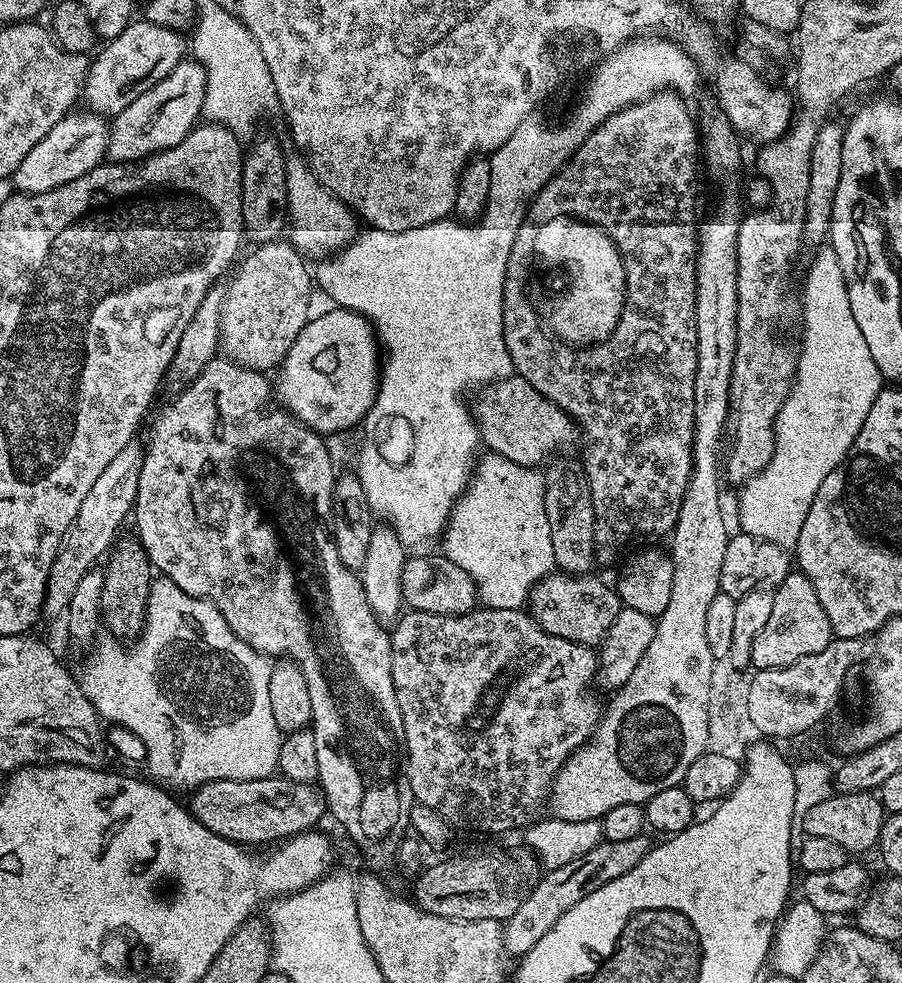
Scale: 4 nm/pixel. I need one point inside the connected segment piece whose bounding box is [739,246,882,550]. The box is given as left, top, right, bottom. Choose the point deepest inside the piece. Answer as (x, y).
(836, 381)

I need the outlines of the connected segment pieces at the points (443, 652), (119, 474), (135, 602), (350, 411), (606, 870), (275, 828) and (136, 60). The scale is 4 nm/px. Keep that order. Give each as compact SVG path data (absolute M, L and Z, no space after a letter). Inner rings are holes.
M483 606L477 607L475 610L462 613L461 616L439 616L438 614L405 611L395 623L395 628L391 631L392 637L392 681L394 682L394 694L398 706L402 710L402 726L404 727L404 747L406 749L406 771L408 774L408 791L414 797L415 802L424 803L430 806L430 810L438 810L438 814L442 814L442 818L448 821L449 825L460 828L477 828L480 832L508 832L511 828L519 828L524 830L528 828L541 815L540 807L545 807L546 797L549 795L552 787L552 779L558 774L558 770L573 752L578 751L584 744L592 739L602 715L602 704L596 701L596 696L592 693L592 680L598 676L598 656L595 651L587 644L579 644L578 642L570 642L566 638L558 638L554 634L550 634L546 630L542 630L542 626L538 626L538 622L533 620L527 611L521 609L490 609Z
M133 440L128 443L110 462L110 466L102 470L101 477L86 494L86 499L78 510L74 524L68 529L65 543L61 545L47 578L47 594L44 596L43 607L47 615L48 613L61 615L67 611L76 586L85 574L95 567L94 562L100 556L105 557L115 545L118 528L135 507L138 477L141 474L144 453L145 449L141 443L139 445L139 441Z
M121 539L119 543L111 549L110 555L107 557L108 568L103 569L104 573L104 589L102 590L100 614L102 617L103 627L109 628L111 635L121 642L135 641L136 637L144 630L144 619L146 618L146 610L148 609L148 595L152 589L152 581L154 579L154 569L148 562L148 555L143 546L140 545L139 539L132 540Z
M332 306L329 309L329 312L324 312L321 316L313 315L309 319L280 364L280 377L274 380L274 395L278 403L306 426L321 434L344 432L355 424L357 427L372 409L378 387L378 341L372 323L350 308Z
M641 834L627 842L598 843L578 859L552 871L545 871L532 887L526 902L522 902L514 915L503 921L505 953L513 958L526 955L538 942L538 938L542 938L542 934L546 934L546 930L550 930L550 926L554 926L554 922L558 922L558 918L570 910L570 906L582 902L586 894L594 894L598 886L606 886L606 882L614 882L614 878L622 878L622 874L634 870L634 866L638 866L638 862L642 862L648 853L650 841L646 837Z
M273 774L266 778L254 778L253 780L211 780L206 782L202 787L195 789L191 793L192 801L187 801L186 807L191 812L192 817L198 822L202 822L202 826L206 826L206 830L210 830L214 834L218 834L222 838L232 840L235 844L241 846L252 846L248 844L268 844L273 842L283 842L291 837L298 836L302 832L313 831L317 827L316 824L323 816L326 816L326 805L324 802L324 793L320 791L319 787L315 783L303 784L302 782L294 782L293 780L286 779L285 776L279 774Z
M143 18L133 19L118 38L107 41L91 57L88 77L84 80L82 100L91 111L105 117L117 116L138 94L142 94L154 82L162 82L174 66L186 56L186 40L175 28L151 24ZM104 48L104 49L103 49Z

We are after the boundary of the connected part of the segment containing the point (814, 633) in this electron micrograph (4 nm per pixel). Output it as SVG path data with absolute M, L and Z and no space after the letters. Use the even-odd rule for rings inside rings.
M799 570L789 571L788 576L772 592L774 607L766 626L758 630L758 638L754 638L752 651L753 669L785 668L798 658L806 658L810 654L818 654L818 650L826 650L826 646L834 638L830 618L826 618L826 610L822 610L822 602L818 602L818 594L814 586L810 586L810 578L806 578Z

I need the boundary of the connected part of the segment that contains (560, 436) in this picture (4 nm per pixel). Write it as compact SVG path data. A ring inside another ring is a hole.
M513 374L487 385L481 392L484 393L476 408L474 404L474 419L480 430L480 439L489 453L518 462L518 466L539 469L553 459L552 452L578 440L576 421L557 404L550 402L550 398L534 390L526 378Z

